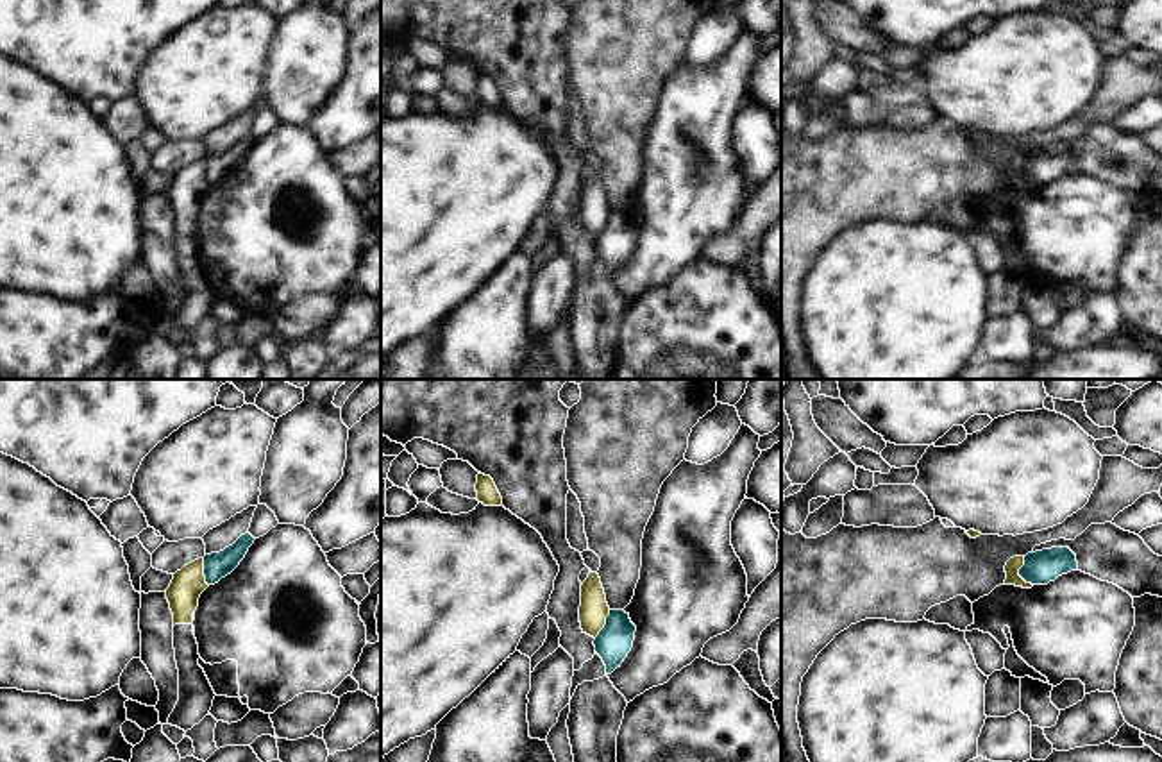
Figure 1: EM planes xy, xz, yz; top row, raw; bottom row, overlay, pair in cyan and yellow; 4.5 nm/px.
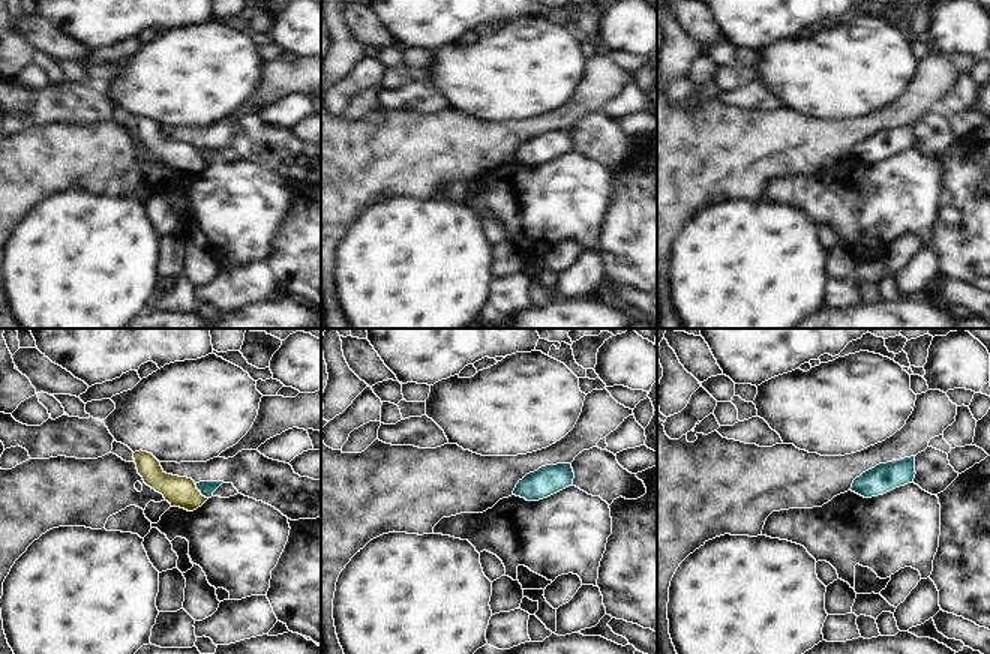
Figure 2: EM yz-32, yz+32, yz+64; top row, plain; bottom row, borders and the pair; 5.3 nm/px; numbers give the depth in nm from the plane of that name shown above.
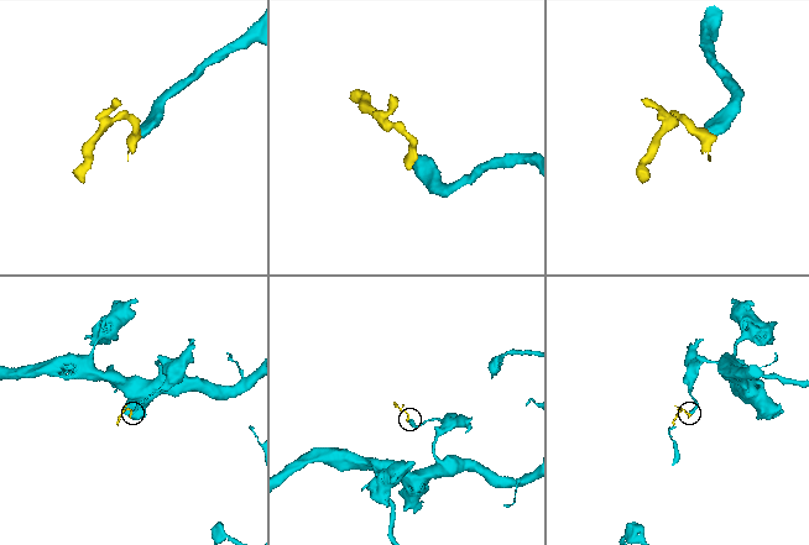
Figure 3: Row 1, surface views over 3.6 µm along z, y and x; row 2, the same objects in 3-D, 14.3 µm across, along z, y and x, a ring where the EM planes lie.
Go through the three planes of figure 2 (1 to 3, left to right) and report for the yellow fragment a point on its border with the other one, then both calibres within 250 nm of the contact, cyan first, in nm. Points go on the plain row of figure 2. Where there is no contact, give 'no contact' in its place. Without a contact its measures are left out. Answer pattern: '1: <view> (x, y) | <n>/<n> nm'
1: yz-32 (200, 155) | 80/160 nm
2: no contact
3: no contact

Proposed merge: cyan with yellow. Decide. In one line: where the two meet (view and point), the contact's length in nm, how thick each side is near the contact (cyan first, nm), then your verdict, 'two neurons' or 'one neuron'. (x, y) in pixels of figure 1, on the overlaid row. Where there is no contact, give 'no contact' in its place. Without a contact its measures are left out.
yz (1019, 573) | 140 nm | 150/70 nm | two neurons

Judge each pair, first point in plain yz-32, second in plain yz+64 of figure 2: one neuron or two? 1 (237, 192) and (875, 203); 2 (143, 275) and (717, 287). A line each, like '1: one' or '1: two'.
1: one
2: one

